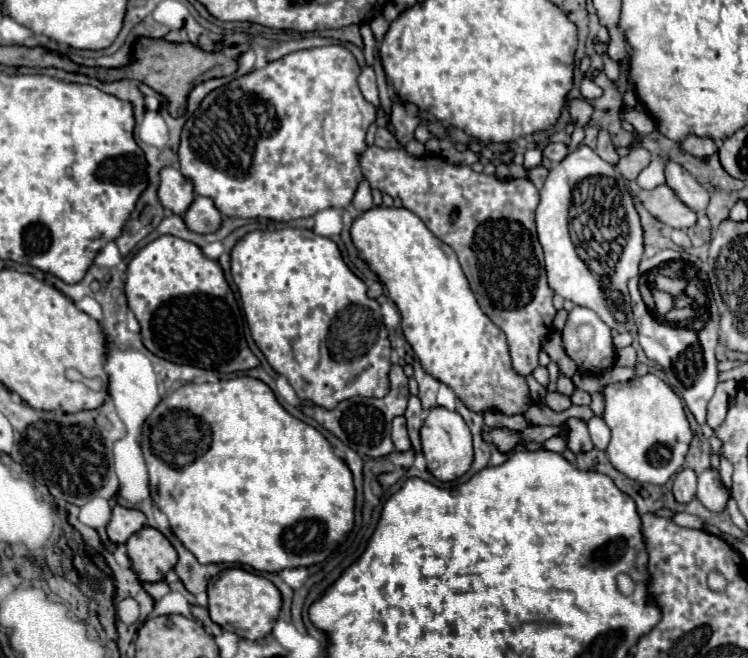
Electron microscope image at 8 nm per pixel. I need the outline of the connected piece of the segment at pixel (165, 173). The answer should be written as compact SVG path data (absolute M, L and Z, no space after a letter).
M164 168L160 172L160 178L162 182L158 188L158 198L162 206L182 216L190 208L192 200L196 198L194 184L188 178L180 176L180 170L176 168Z

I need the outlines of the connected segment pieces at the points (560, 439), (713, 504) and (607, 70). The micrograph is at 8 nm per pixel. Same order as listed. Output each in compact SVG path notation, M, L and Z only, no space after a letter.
M562 430L562 434L556 434L556 436L552 436L550 440L546 440L544 444L534 444L534 442L526 442L526 446L528 446L528 450L536 450L536 448L546 448L546 450L552 450L552 452L564 452L566 450L566 436L568 436L568 432L566 430Z
M708 468L698 476L698 492L696 498L710 510L710 512L722 512L732 496L732 490L726 488L720 480L718 470Z
M602 54L602 58L604 58L604 74L606 74L612 82L618 82L618 78L620 78L620 66L618 66L614 60L610 60L606 54Z

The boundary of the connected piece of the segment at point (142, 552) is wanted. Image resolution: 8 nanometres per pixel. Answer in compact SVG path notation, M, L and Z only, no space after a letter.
M144 526L128 538L126 546L132 570L142 582L164 580L164 576L176 566L178 554L174 546L156 528Z

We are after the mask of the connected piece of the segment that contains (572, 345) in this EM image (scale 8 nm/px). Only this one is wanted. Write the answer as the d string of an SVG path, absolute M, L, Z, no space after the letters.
M574 306L562 330L562 346L584 372L602 374L614 366L616 348L610 328L590 308Z

